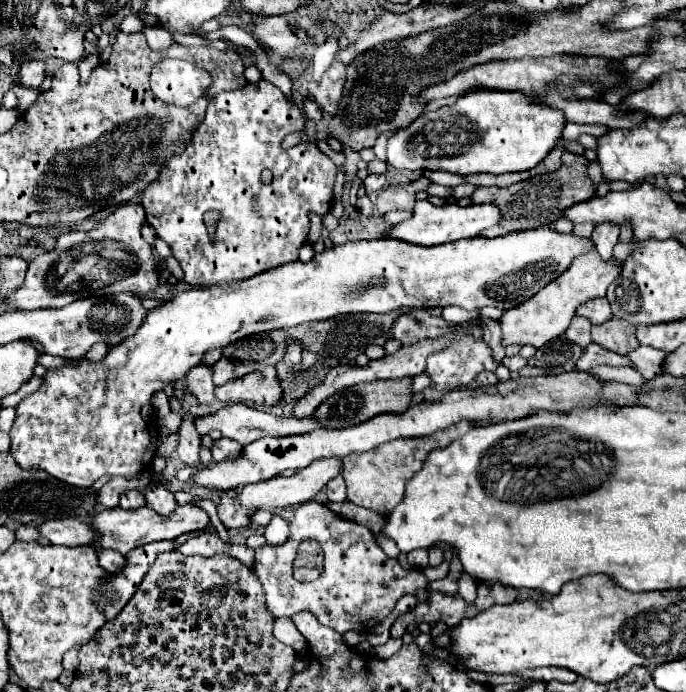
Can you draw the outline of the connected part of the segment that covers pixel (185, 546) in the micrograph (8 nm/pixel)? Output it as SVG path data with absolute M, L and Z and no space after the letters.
M200 533L192 539L188 539L186 543L182 543L178 547L184 555L206 555L206 557L212 557L216 553L228 553L228 545L222 543L222 539L214 533Z

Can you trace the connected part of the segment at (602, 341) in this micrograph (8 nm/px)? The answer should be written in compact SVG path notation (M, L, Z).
M610 319L602 325L594 325L592 341L620 355L626 355L640 345L636 339L636 327L630 323L624 323L622 319Z

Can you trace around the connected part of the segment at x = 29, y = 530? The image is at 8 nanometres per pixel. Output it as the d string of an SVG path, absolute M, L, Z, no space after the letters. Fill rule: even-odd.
M21 525L15 531L16 539L24 542L37 541L40 534L37 528L30 525Z

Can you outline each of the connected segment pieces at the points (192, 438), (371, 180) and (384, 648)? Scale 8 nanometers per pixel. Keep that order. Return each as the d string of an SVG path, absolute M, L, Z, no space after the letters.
M184 417L184 423L182 423L178 435L180 435L180 445L178 445L178 451L176 451L178 457L186 465L196 467L200 463L200 457L198 457L198 451L200 451L200 435L194 429L192 417Z
M368 175L364 179L364 189L366 189L366 195L372 195L374 191L382 189L384 187L384 175Z
M388 639L384 645L378 645L378 659L388 659L392 657L398 649L402 647L402 639Z

